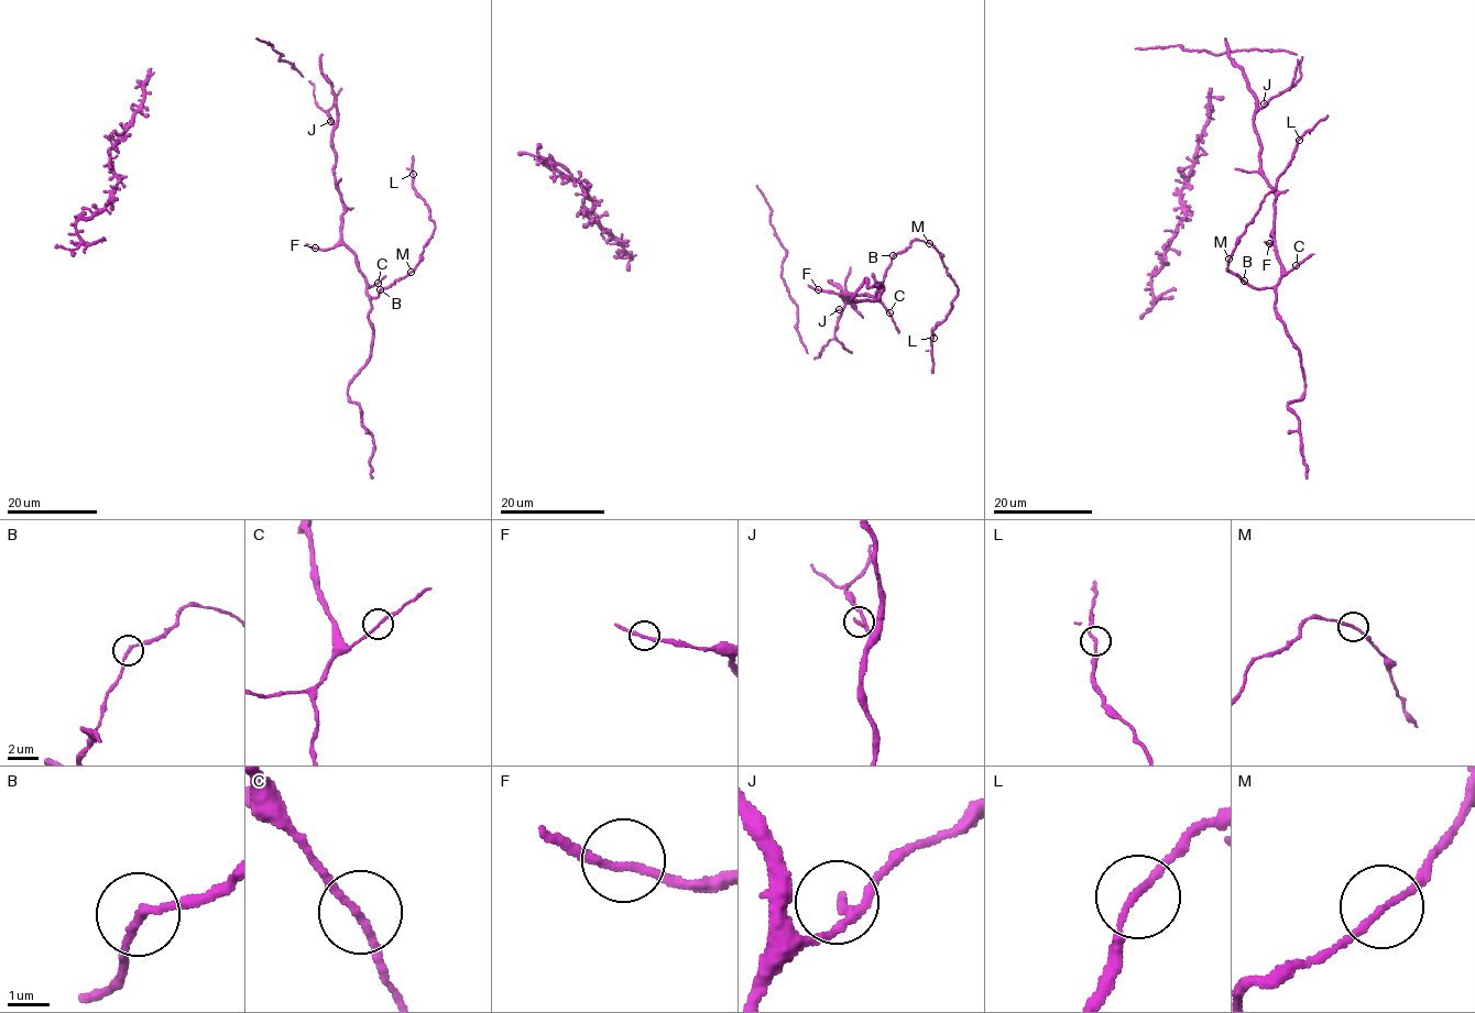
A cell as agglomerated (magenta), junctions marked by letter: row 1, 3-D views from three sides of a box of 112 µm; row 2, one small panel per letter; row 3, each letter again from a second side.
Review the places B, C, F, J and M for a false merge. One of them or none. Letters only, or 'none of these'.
none of these

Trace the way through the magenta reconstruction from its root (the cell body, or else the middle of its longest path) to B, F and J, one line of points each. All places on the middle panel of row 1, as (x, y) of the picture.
B: (817, 356), (834, 336), (844, 307), (840, 294), (852, 305), (851, 295), (876, 296), (893, 255)
F: (817, 356), (834, 336), (844, 307), (840, 294), (852, 303), (848, 296), (818, 289)
J: (817, 356), (834, 336), (839, 309)

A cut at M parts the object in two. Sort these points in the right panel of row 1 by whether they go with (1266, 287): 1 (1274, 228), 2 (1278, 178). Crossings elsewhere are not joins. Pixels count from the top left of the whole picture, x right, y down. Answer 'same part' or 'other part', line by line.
1: same part
2: other part

